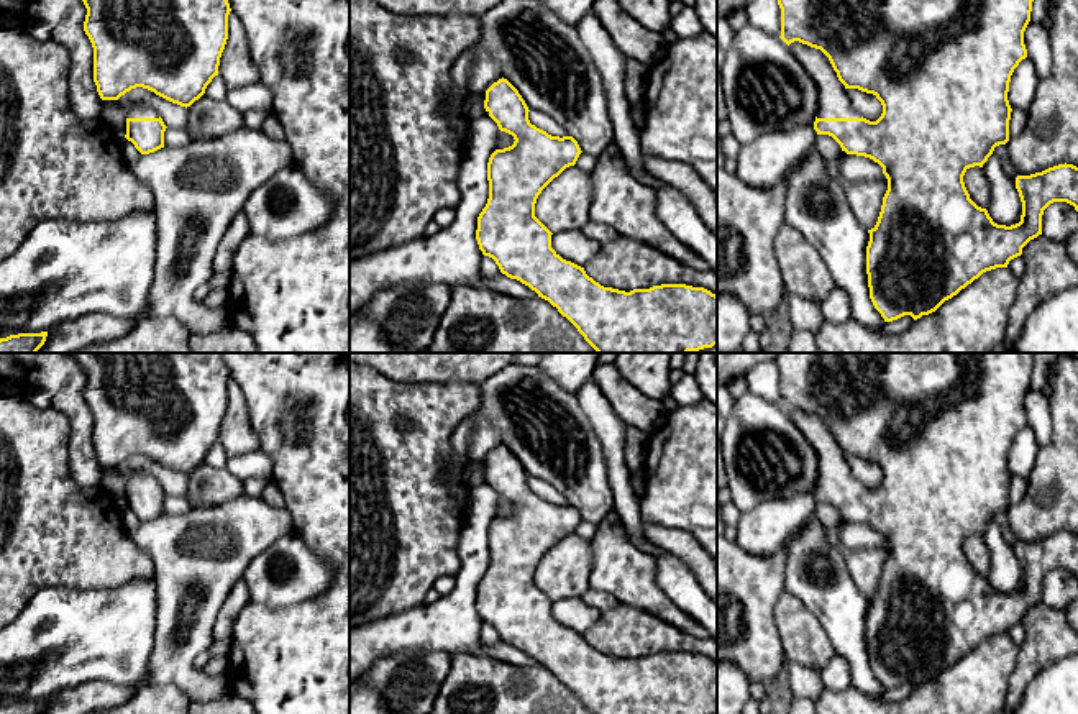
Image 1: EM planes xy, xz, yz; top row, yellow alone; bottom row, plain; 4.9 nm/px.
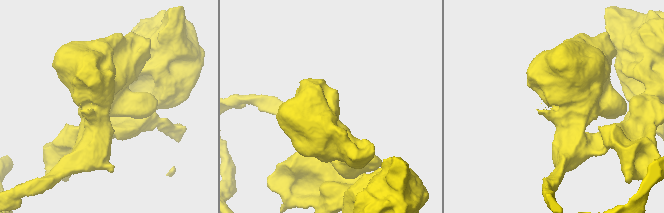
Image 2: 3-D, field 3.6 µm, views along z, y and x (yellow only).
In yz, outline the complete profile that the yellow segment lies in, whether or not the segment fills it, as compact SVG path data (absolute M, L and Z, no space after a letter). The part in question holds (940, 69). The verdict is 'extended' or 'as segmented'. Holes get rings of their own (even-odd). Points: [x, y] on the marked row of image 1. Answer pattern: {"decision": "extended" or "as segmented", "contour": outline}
{"decision": "extended", "contour": "M778 0L781 8L781 39L791 53L811 74L817 85L819 105L814 130L817 135L832 136L847 154L856 154L873 159L883 167L888 179L888 190L883 197L881 212L876 225L868 230L866 274L870 299L884 322L911 315L914 320L935 312L945 300L957 295L962 289L978 279L983 272L1007 268L1009 261L1022 254L1022 248L1042 235L1044 210L1053 202L1067 202L1078 212L1078 167L1073 164L1058 164L1030 176L1017 176L1016 189L1022 202L1021 222L1011 227L993 222L986 208L978 207L965 187L963 176L970 167L988 161L994 148L1009 141L1011 105L1007 100L1009 82L1014 69L1027 57L1024 31L1030 21L1034 0ZM858 89L873 94L883 105L883 113L876 121L863 118L850 103L847 90Z"}

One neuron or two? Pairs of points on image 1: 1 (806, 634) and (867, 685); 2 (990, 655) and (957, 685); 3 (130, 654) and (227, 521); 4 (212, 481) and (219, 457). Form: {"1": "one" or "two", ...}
{"1": "two", "2": "one", "3": "two", "4": "two"}

